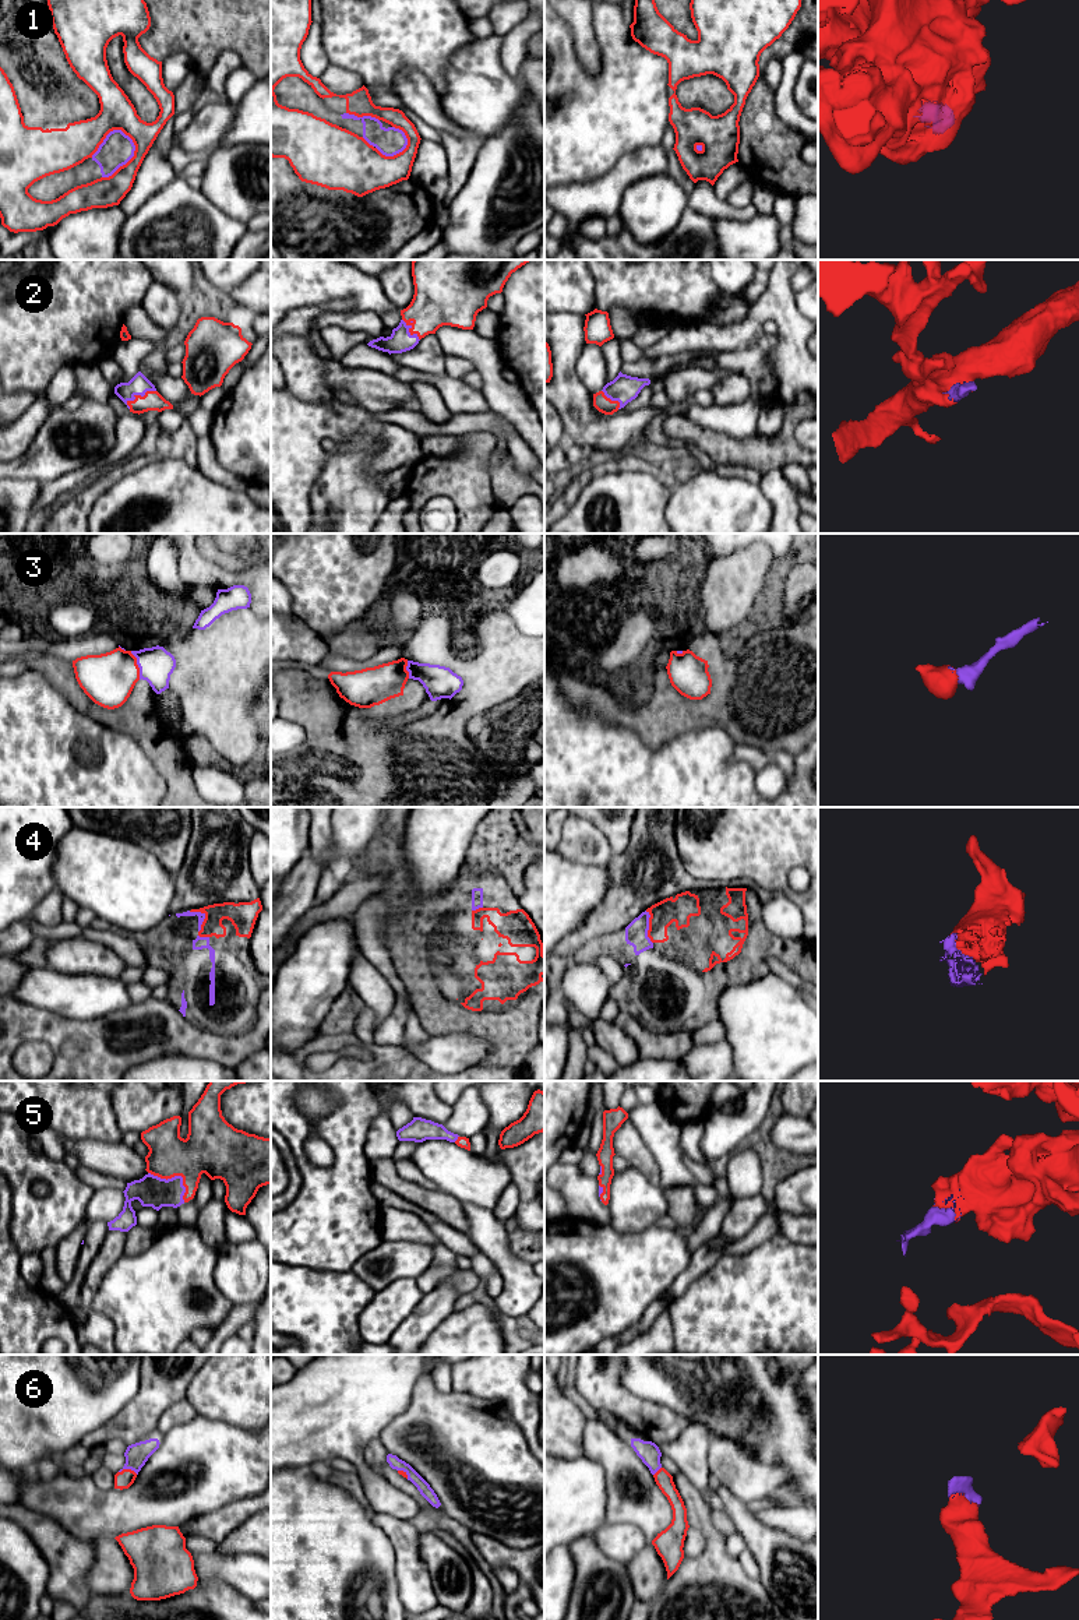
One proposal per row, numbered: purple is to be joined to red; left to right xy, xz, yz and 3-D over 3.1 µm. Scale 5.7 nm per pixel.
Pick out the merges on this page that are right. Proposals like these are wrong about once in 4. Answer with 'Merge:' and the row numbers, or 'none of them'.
Merge: 2, 3, 4, 5, 6

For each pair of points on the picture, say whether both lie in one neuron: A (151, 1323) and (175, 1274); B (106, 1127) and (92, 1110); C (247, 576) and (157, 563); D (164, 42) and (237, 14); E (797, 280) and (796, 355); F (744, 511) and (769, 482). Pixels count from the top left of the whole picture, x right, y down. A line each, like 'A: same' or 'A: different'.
A: same
B: same
C: different
D: same
E: different
F: different

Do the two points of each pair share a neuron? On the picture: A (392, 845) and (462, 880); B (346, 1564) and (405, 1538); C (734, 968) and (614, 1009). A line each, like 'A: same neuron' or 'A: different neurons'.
A: same neuron
B: different neurons
C: different neurons

